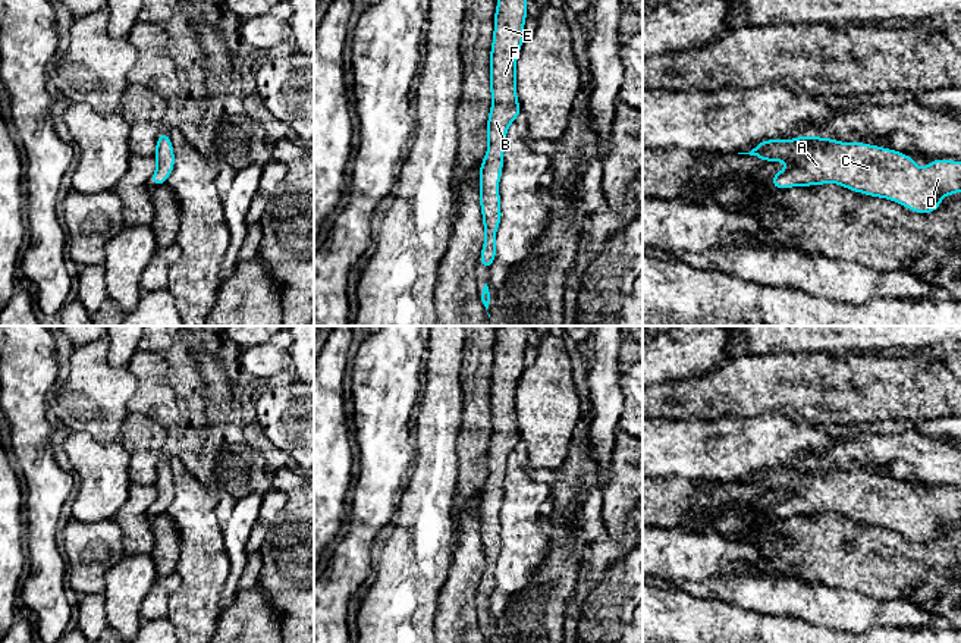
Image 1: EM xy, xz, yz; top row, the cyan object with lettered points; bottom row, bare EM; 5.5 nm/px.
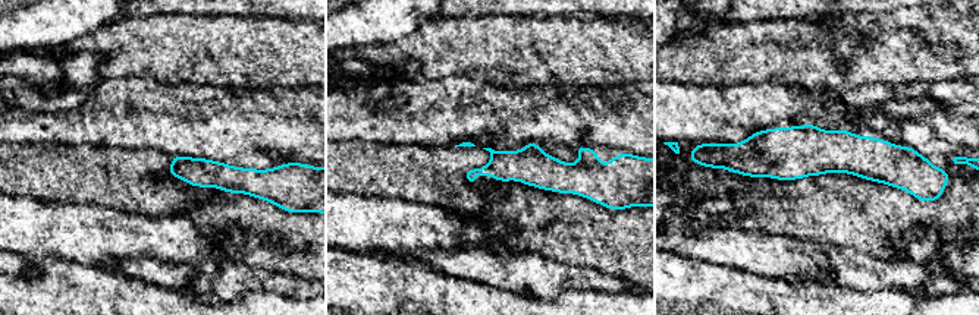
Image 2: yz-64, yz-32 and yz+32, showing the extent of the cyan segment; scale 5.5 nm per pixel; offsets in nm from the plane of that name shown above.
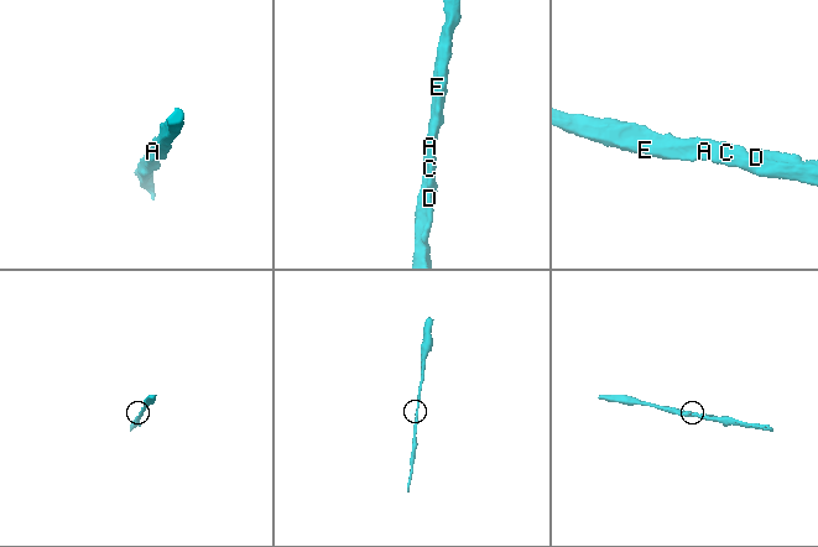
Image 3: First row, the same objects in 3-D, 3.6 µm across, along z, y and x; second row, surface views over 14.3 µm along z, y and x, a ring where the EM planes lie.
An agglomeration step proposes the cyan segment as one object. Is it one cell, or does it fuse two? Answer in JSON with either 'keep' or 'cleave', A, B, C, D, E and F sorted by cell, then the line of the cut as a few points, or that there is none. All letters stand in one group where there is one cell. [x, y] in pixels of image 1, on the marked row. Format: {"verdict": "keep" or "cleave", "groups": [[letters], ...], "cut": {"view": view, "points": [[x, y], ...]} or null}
{"verdict": "keep", "groups": [["A", "B", "C", "D", "E", "F"]], "cut": null}

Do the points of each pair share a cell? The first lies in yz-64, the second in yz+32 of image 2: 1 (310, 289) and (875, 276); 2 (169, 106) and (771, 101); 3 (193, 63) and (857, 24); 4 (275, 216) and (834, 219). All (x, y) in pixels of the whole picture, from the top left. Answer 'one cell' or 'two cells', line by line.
1: one cell
2: one cell
3: two cells
4: one cell

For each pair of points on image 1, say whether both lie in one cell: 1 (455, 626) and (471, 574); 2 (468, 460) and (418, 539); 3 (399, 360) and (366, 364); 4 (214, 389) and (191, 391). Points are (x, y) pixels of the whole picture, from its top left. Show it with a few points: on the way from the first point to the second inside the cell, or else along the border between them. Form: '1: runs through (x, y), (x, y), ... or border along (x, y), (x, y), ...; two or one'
1: runs through (458, 612), (461, 587); one
2: border along (458, 441), (458, 486), (451, 508); two
3: runs through (391, 360), (385, 364), (374, 364); one
4: border along (192, 350), (209, 350), (222, 363), (234, 383); two

